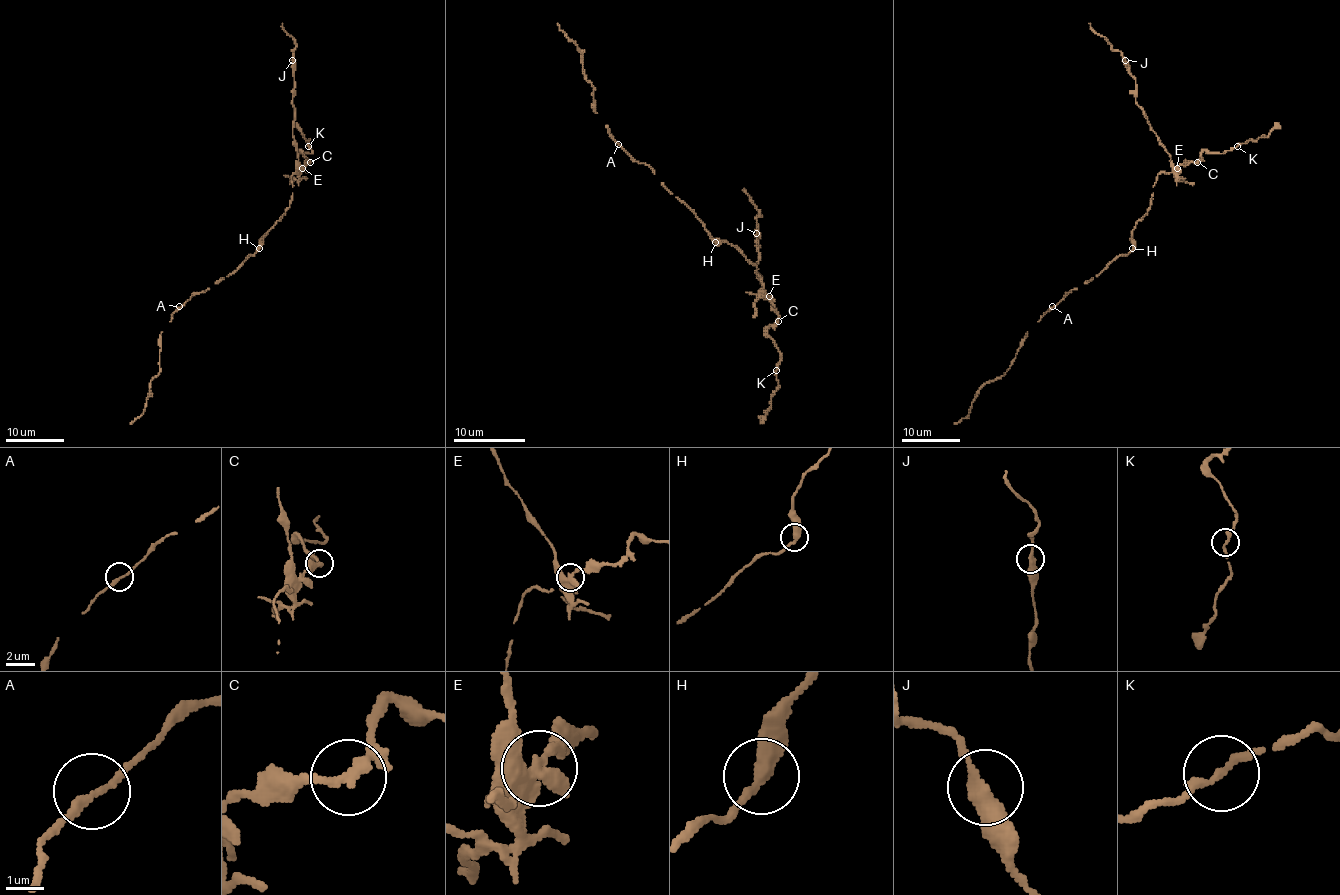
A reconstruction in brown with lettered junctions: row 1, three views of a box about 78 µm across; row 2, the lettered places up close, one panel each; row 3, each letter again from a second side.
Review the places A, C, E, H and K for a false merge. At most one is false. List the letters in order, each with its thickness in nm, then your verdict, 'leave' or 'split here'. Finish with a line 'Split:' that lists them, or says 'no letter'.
A: 190 nm thick; leave
C: 200 nm thick; leave
E: 440 nm thick; split here
H: 400 nm thick; leave
K: 200 nm thick; leave
Split: E

